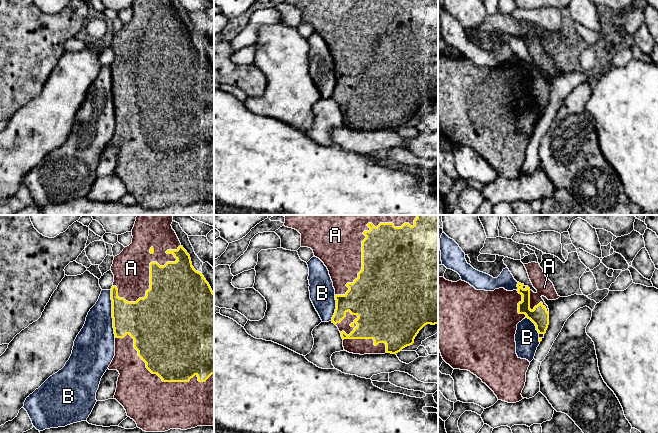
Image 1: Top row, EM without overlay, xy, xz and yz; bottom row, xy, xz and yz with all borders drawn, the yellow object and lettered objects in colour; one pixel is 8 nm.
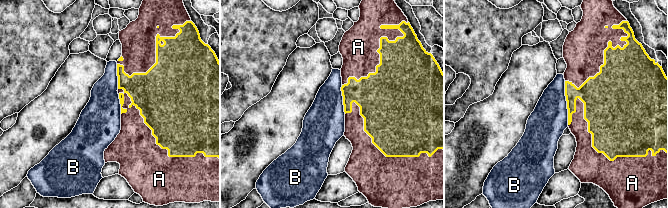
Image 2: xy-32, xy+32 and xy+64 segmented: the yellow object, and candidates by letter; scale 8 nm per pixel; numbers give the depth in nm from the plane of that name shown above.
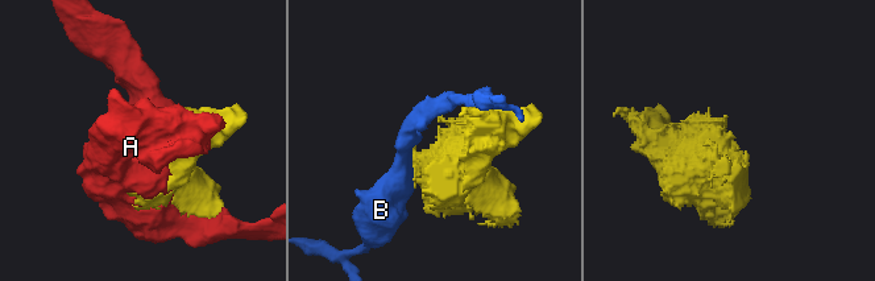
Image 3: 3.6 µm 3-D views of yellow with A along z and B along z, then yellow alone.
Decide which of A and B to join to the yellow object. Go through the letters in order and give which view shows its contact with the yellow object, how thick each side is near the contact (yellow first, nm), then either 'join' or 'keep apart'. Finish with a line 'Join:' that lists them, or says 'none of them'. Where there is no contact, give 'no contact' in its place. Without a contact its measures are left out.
A: contact in xy; calibres 400 and 300 nm; join
B: contact in xy; calibres 320 and 300 nm; keep apart
Join: A

